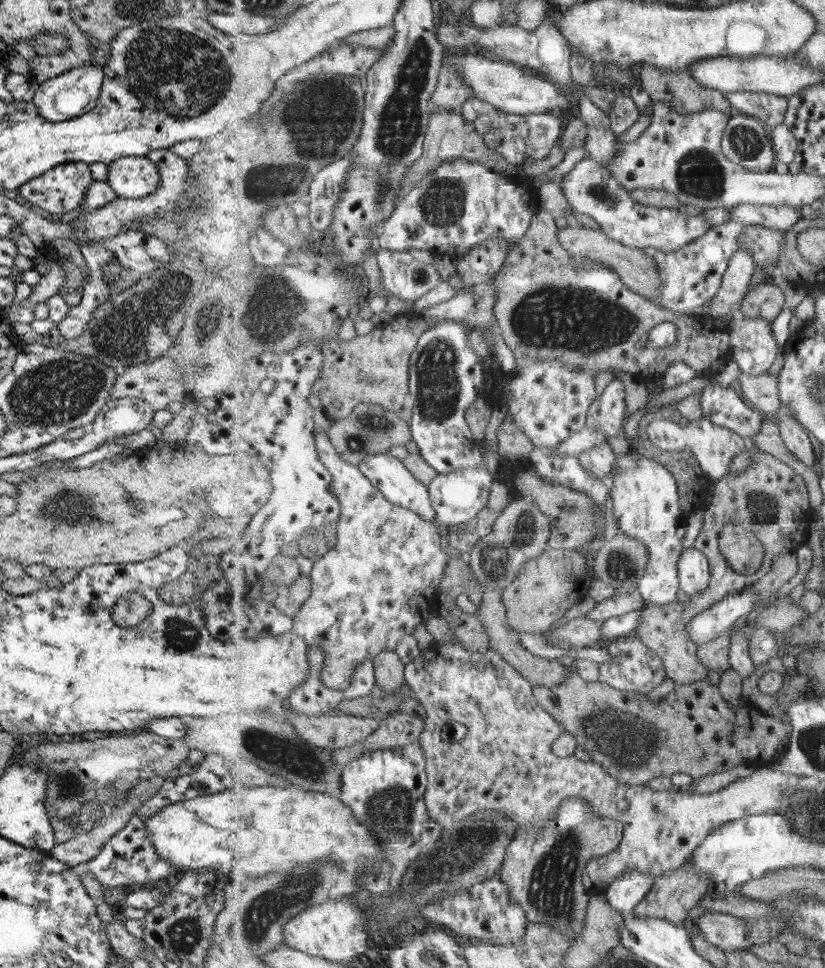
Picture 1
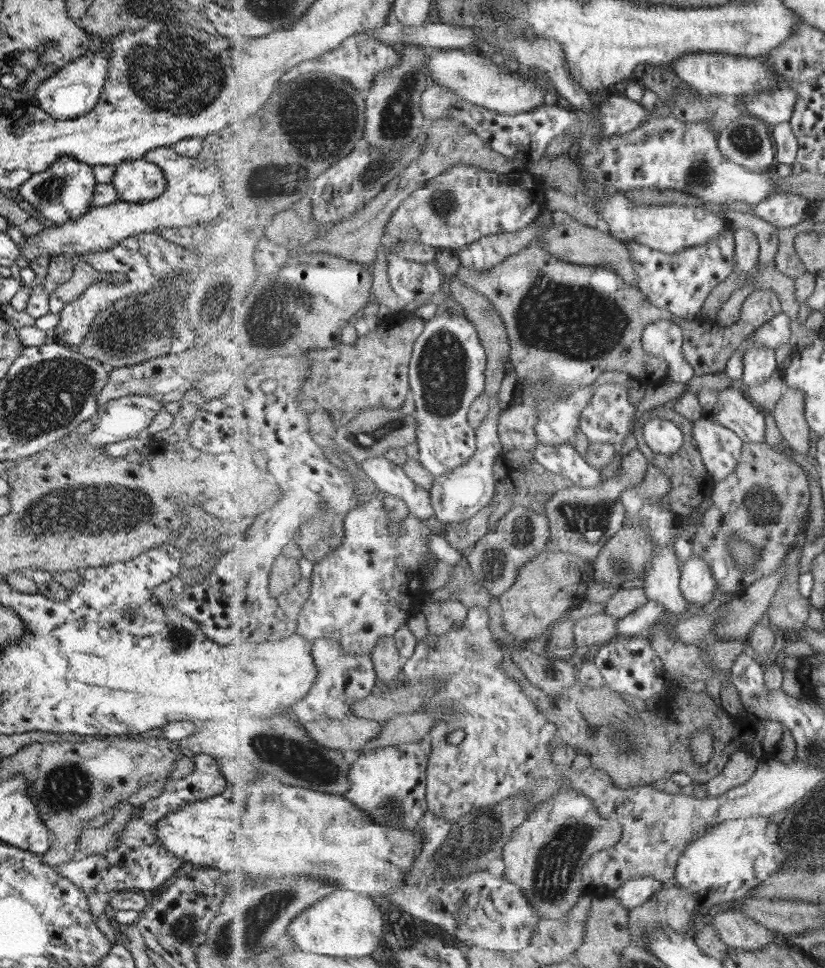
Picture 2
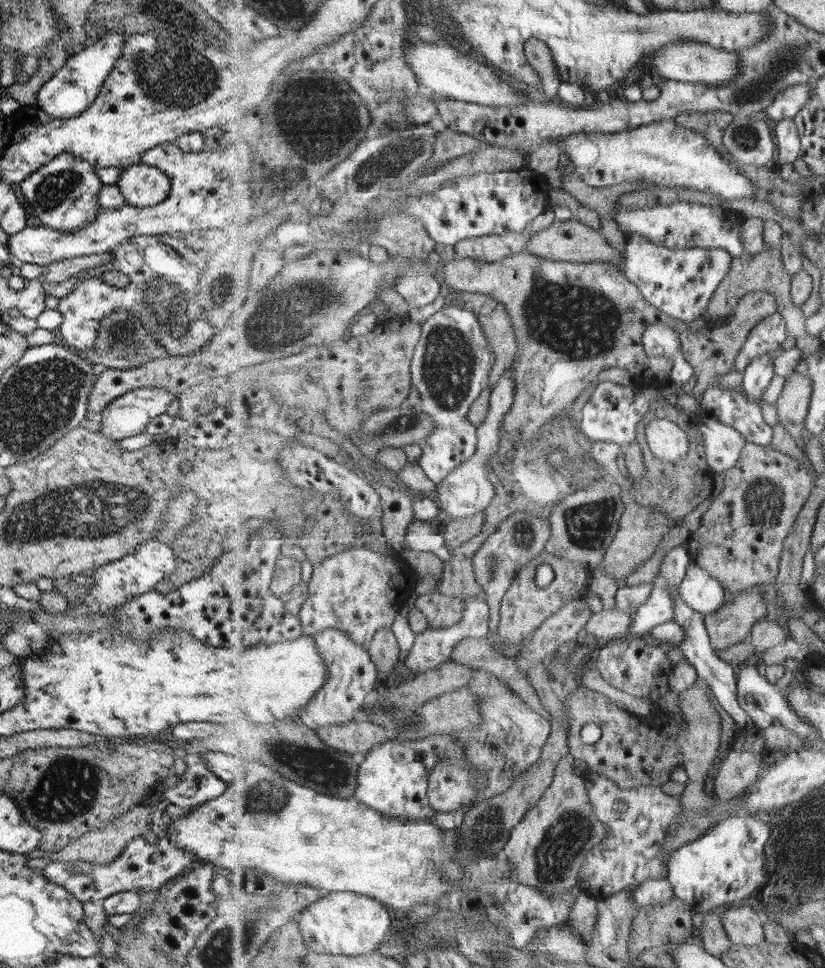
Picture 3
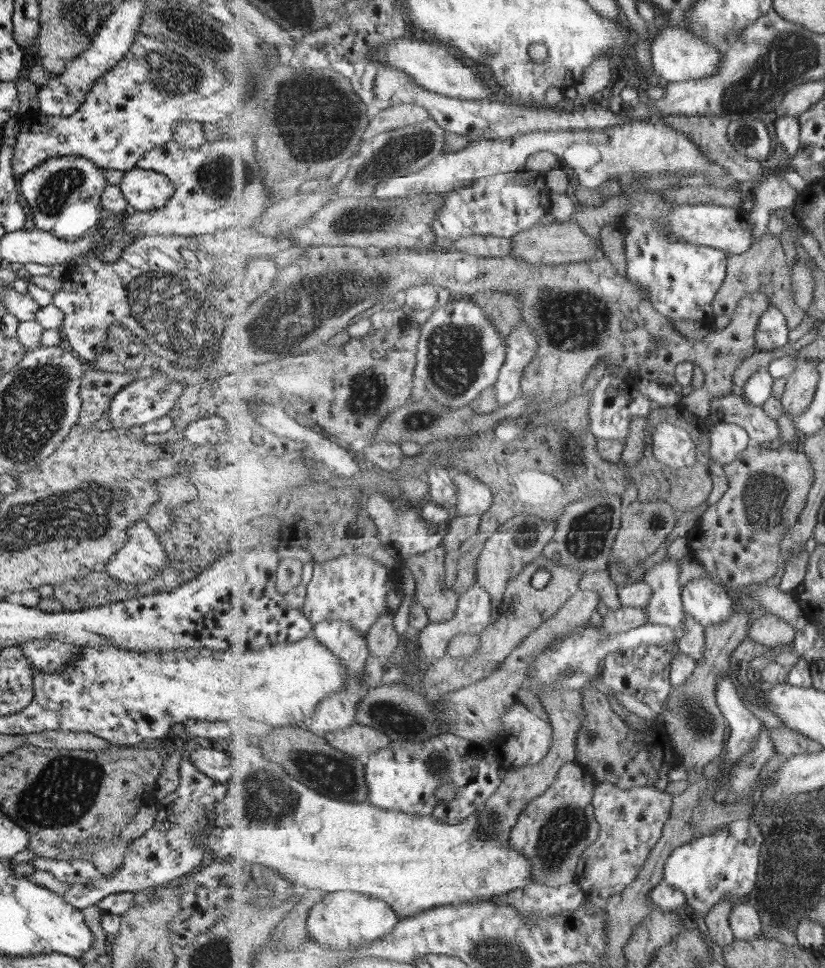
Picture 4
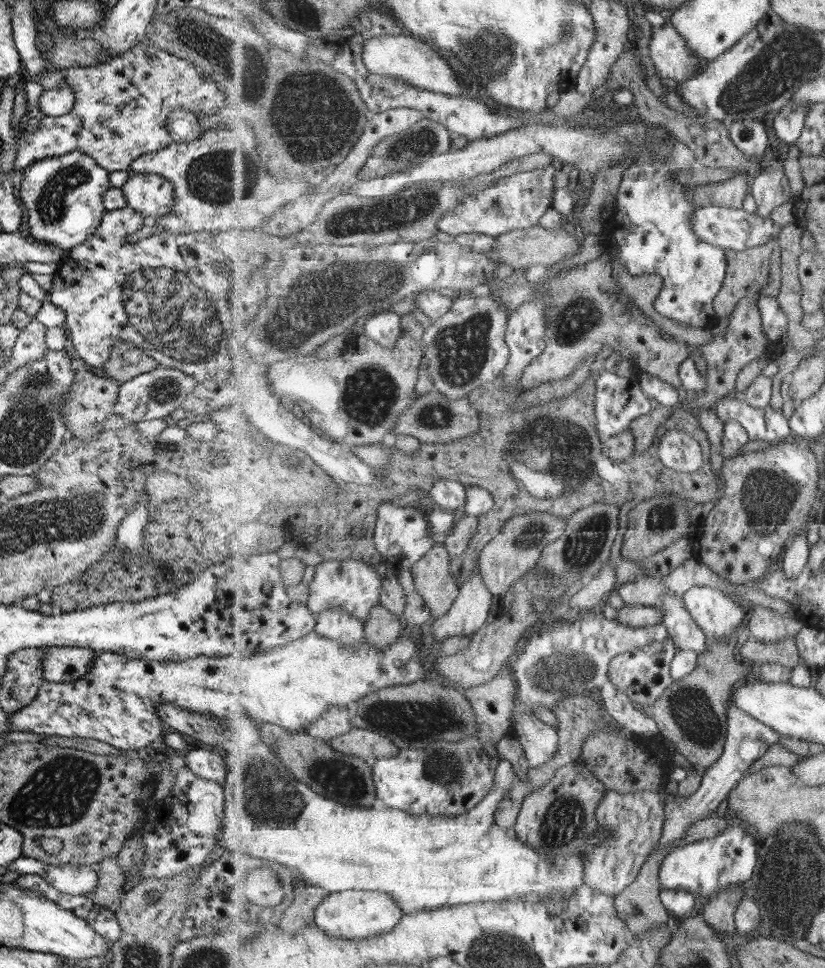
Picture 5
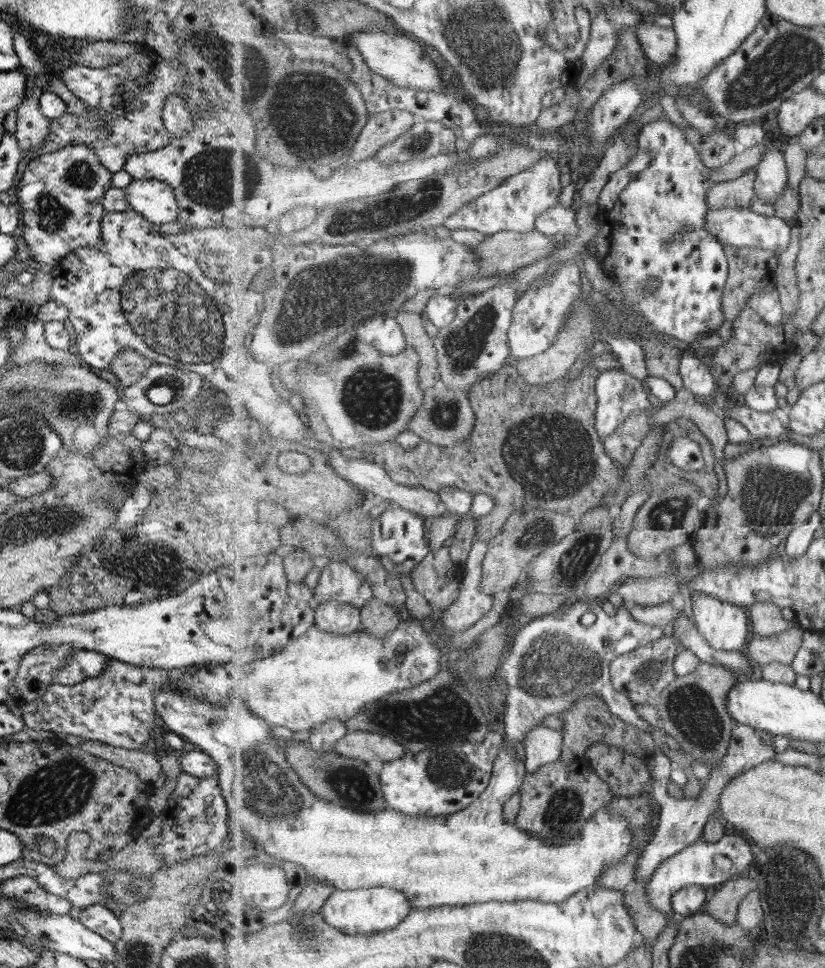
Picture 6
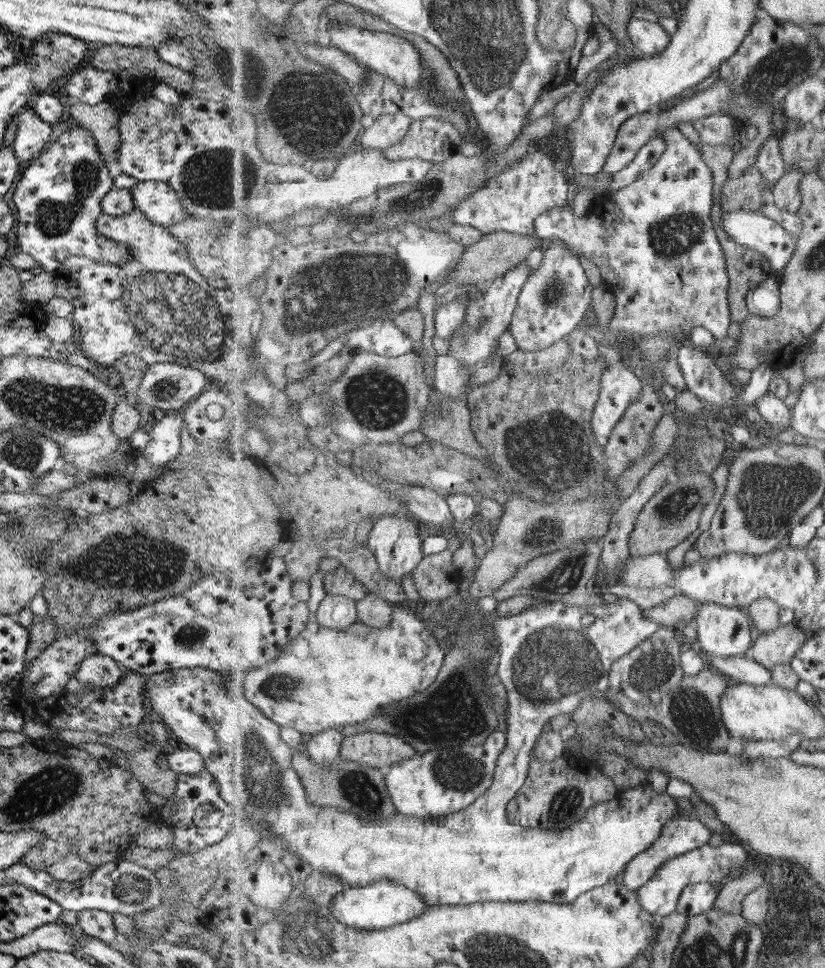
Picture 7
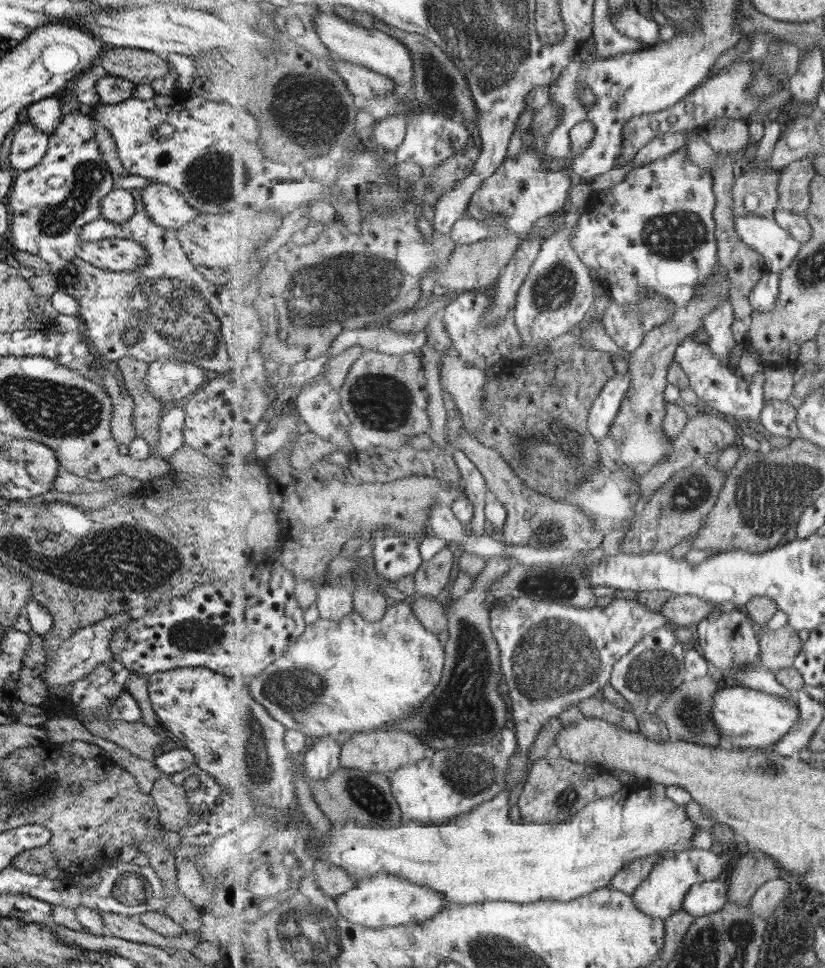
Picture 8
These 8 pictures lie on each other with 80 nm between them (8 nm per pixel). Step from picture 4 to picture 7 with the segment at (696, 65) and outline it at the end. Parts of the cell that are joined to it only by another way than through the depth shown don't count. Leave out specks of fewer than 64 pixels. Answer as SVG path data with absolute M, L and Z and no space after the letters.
M639 17L629 19L628 35L639 53L643 55L656 55L658 52L663 52L672 39L672 35L667 34L667 29L662 24Z

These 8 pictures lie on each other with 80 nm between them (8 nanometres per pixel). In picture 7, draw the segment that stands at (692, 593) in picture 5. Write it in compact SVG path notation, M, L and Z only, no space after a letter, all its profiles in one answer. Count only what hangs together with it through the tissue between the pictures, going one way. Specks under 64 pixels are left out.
M703 602L696 618L698 646L721 658L748 656L752 650L752 621L739 608Z

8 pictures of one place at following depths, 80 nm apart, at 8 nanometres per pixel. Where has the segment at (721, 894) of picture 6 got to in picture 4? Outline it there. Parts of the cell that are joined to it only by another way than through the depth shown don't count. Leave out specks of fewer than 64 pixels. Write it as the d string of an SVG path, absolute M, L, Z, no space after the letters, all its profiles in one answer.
M733 899L723 900L717 906L713 906L710 913L704 918L704 922L708 926L709 939L718 948L724 949L736 941L733 928L729 924L729 915L731 915L731 910L733 910L735 904L737 904L737 901Z

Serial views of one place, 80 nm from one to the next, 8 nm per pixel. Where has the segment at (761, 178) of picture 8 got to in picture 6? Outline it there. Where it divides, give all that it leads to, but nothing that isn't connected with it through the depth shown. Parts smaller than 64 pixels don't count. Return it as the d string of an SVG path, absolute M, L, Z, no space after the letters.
M750 169L736 179L715 183L708 192L708 208L751 206L753 198L757 196L755 190L757 177L757 171Z

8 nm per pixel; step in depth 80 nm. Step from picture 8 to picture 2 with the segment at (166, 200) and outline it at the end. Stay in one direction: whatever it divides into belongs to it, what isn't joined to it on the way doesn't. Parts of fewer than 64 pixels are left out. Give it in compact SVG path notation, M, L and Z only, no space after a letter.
M141 158L118 164L110 183L121 201L143 203L157 198L165 190L166 180L159 167Z

